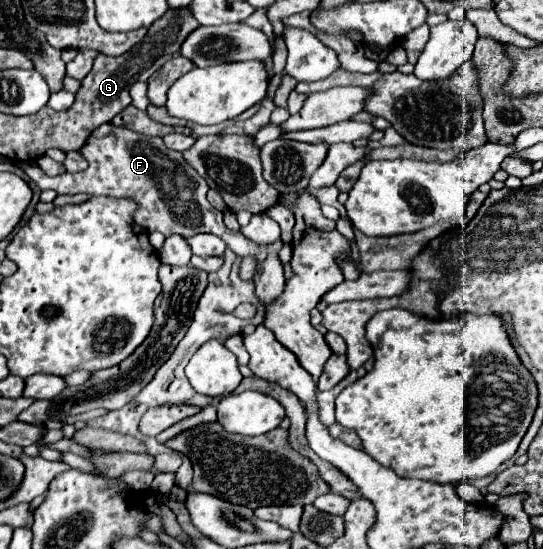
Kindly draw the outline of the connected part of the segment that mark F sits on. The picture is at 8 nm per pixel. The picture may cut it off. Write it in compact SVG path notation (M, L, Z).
M103 124L101 128L97 128L93 132L93 136L85 142L85 148L79 148L79 154L87 160L87 170L77 172L77 174L61 174L61 176L47 176L43 174L43 170L39 166L34 166L31 162L24 162L23 172L41 188L53 188L57 194L89 194L89 196L109 196L109 198L131 198L137 204L137 212L133 214L133 220L145 228L145 230L157 230L163 236L171 236L171 234L179 234L183 238L191 238L193 234L199 232L209 232L219 236L221 240L225 240L225 244L237 254L237 256L255 256L259 262L259 270L255 276L255 290L257 296L265 302L271 304L285 288L285 276L283 276L283 264L279 264L277 260L277 252L281 250L281 240L271 244L271 246L257 246L253 242L249 242L241 232L233 232L229 228L225 228L223 224L223 214L219 210L215 210L209 202L207 202L207 182L205 178L201 178L197 174L197 170L187 164L187 160L183 160L181 152L169 150L163 144L163 138L153 138L153 136L145 136L139 132L133 132L129 128L117 128L113 124Z

